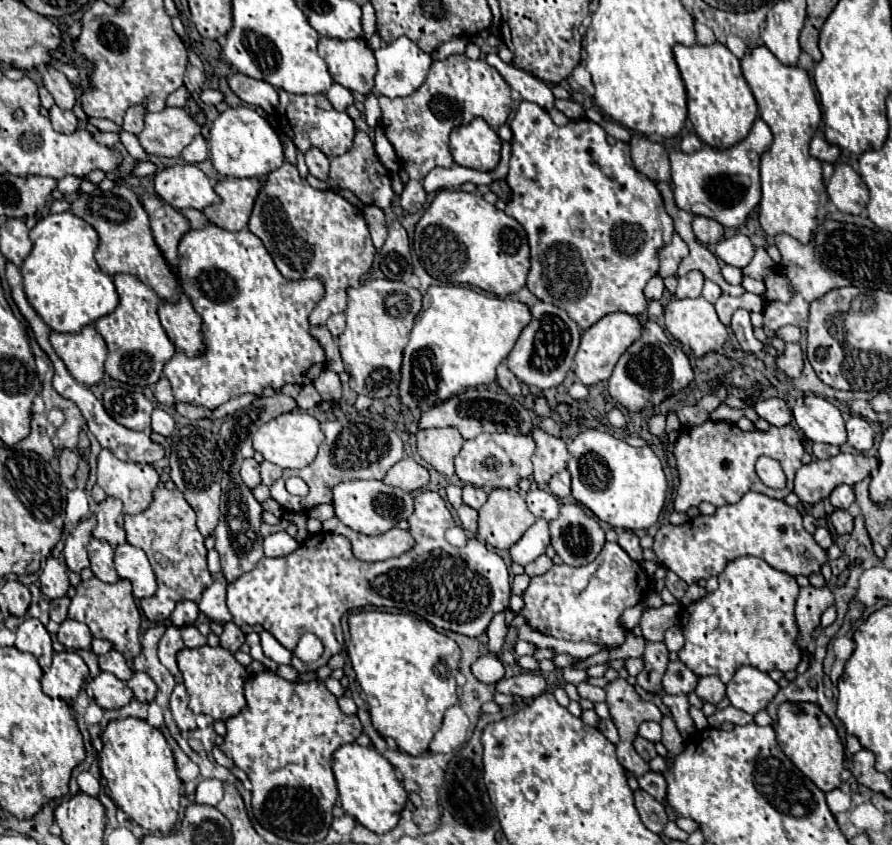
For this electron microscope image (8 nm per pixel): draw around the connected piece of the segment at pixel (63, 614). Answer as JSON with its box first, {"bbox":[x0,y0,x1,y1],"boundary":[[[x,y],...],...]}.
{"bbox":[50,597,70,623],"boundary":[[[60,597],[50,601],[50,619],[62,623],[68,617],[68,605],[70,605],[70,597]]]}

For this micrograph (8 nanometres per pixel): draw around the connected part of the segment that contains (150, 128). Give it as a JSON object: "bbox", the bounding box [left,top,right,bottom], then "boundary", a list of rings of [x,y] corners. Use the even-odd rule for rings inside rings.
{"bbox":[138,107,200,157],"boundary":[[[166,107],[164,111],[150,111],[146,115],[138,141],[150,155],[178,157],[196,135],[200,135],[200,125],[188,109]]]}

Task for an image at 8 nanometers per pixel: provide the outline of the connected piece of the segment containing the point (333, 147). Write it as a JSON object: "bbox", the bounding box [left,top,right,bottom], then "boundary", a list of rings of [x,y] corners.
{"bbox":[276,89,356,157],"boundary":[[[276,89],[276,91],[280,97],[280,105],[276,109],[278,125],[302,153],[306,153],[310,149],[310,145],[314,145],[326,157],[336,157],[336,155],[344,155],[352,147],[354,135],[356,135],[354,121],[350,119],[350,115],[346,111],[334,109],[324,93],[294,95],[294,93],[288,93],[284,89]]]}

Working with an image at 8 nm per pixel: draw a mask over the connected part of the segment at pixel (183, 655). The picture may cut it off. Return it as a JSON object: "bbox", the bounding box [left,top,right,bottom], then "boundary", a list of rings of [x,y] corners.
{"bbox":[178,647,248,721],"boundary":[[[196,647],[196,649],[182,649],[178,653],[178,667],[184,677],[184,685],[190,697],[190,709],[194,713],[210,715],[212,719],[226,721],[232,715],[238,715],[242,707],[246,705],[244,699],[244,681],[248,679],[246,667],[242,667],[234,655],[224,647]]]}

